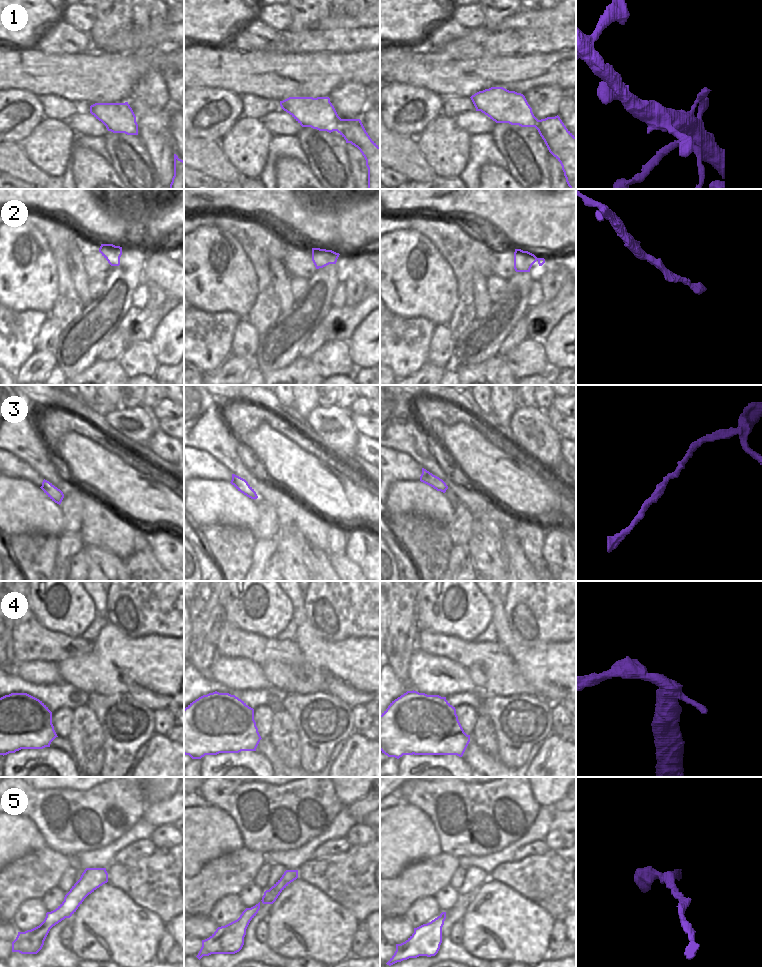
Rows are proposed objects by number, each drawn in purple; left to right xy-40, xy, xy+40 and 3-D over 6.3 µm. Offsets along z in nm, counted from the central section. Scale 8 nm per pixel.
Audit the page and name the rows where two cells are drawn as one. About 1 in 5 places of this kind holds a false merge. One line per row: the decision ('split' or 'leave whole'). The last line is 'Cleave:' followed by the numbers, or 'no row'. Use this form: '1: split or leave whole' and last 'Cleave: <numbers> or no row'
1: leave whole
2: leave whole
3: leave whole
4: split
5: leave whole
Cleave: 4

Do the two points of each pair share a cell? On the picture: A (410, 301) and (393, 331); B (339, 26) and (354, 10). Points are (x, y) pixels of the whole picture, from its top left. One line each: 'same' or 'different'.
A: different
B: different

